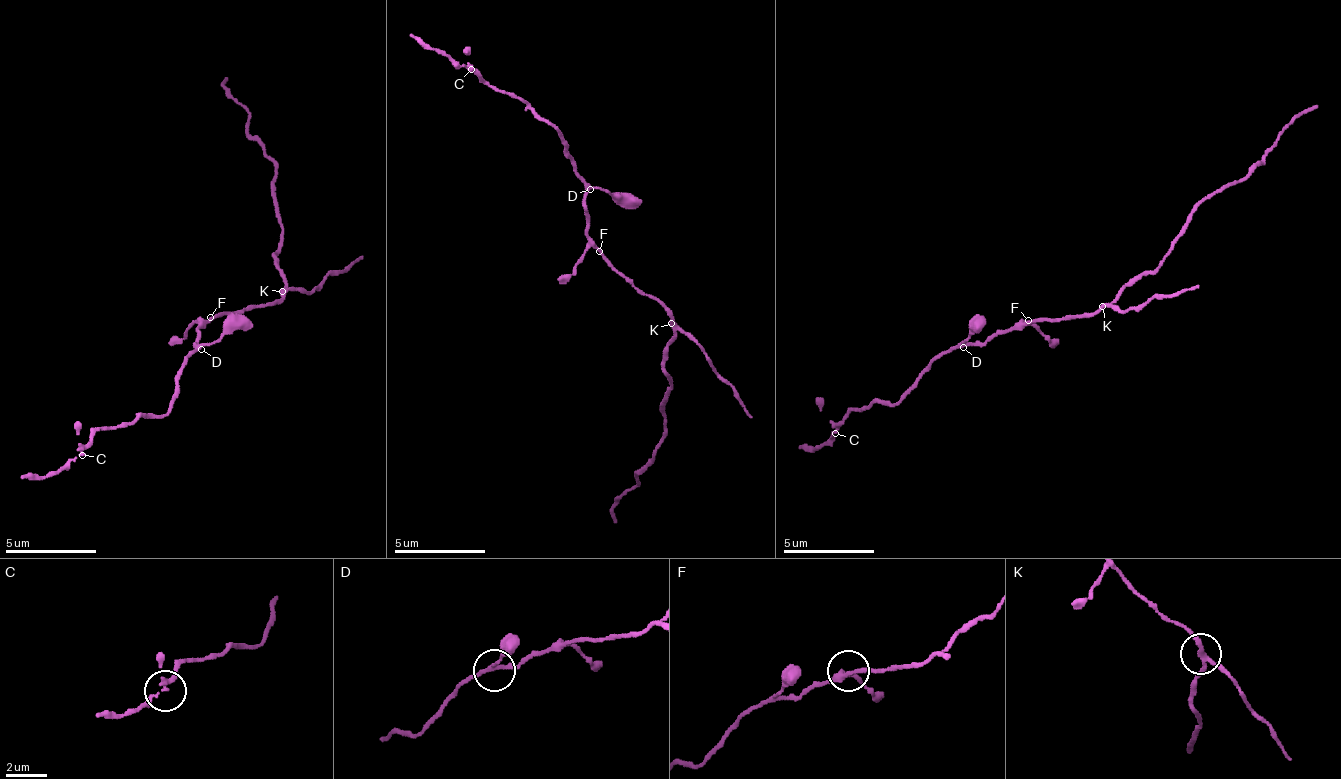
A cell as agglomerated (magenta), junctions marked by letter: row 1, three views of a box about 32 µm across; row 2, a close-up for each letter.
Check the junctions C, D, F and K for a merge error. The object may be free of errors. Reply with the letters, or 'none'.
K

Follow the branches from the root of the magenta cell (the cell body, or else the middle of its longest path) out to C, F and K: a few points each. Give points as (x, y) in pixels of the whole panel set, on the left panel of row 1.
C: (229, 311), (197, 332), (197, 345), (178, 370), (178, 399), (165, 414), (105, 426), (82, 455)
F: (229, 311), (210, 317)
K: (229, 311), (261, 308), (265, 303), (274, 303), (284, 292)

